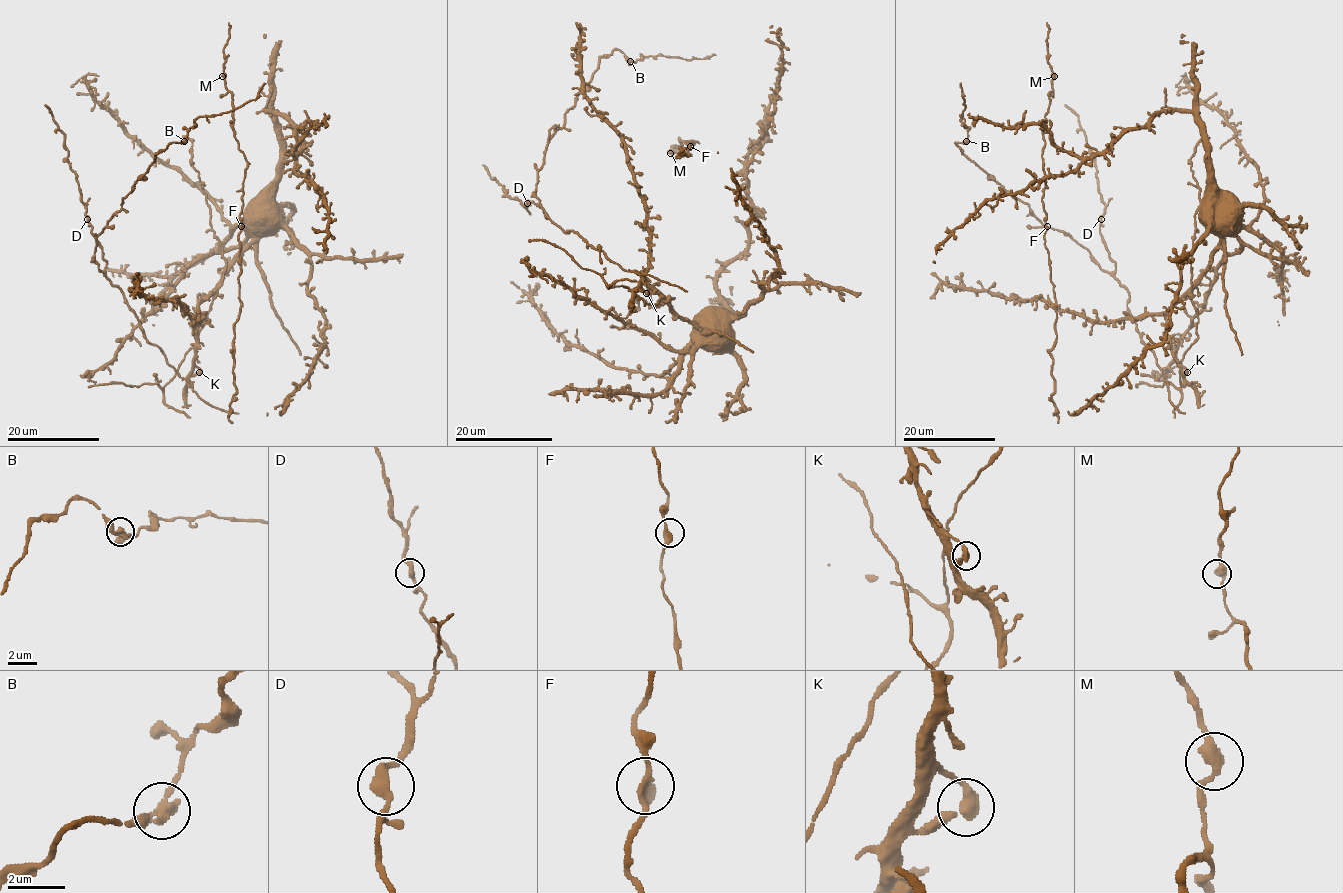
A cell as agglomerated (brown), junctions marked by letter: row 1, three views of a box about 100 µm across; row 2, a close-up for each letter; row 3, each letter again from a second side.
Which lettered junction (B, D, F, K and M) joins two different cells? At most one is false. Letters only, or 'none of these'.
none of these

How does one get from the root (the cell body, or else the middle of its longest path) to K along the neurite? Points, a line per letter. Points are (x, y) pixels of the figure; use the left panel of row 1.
K: (252, 207), (249, 216), (252, 242), (198, 305), (194, 363), (199, 372)

